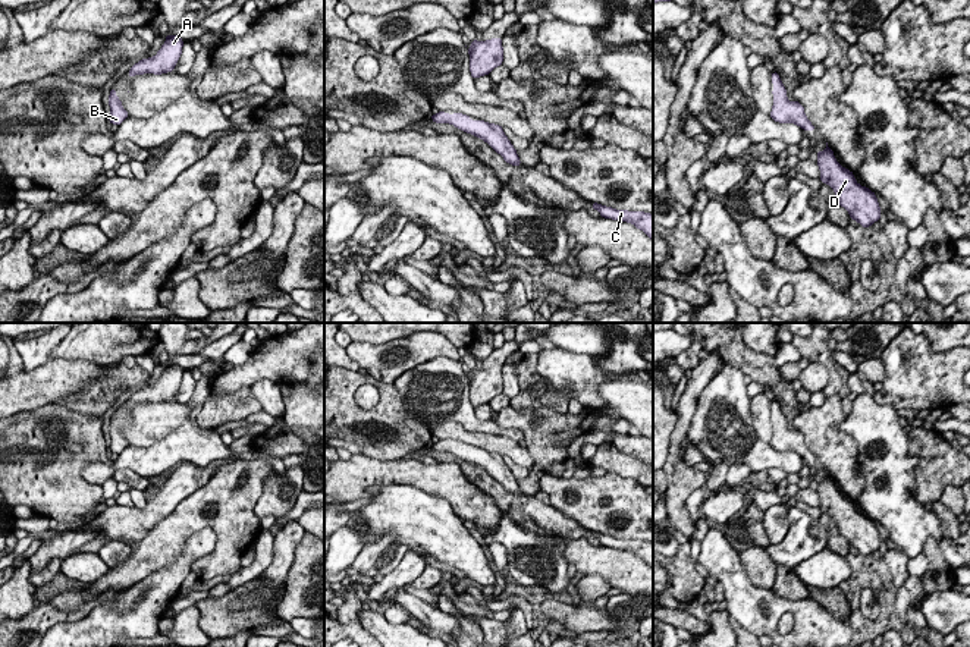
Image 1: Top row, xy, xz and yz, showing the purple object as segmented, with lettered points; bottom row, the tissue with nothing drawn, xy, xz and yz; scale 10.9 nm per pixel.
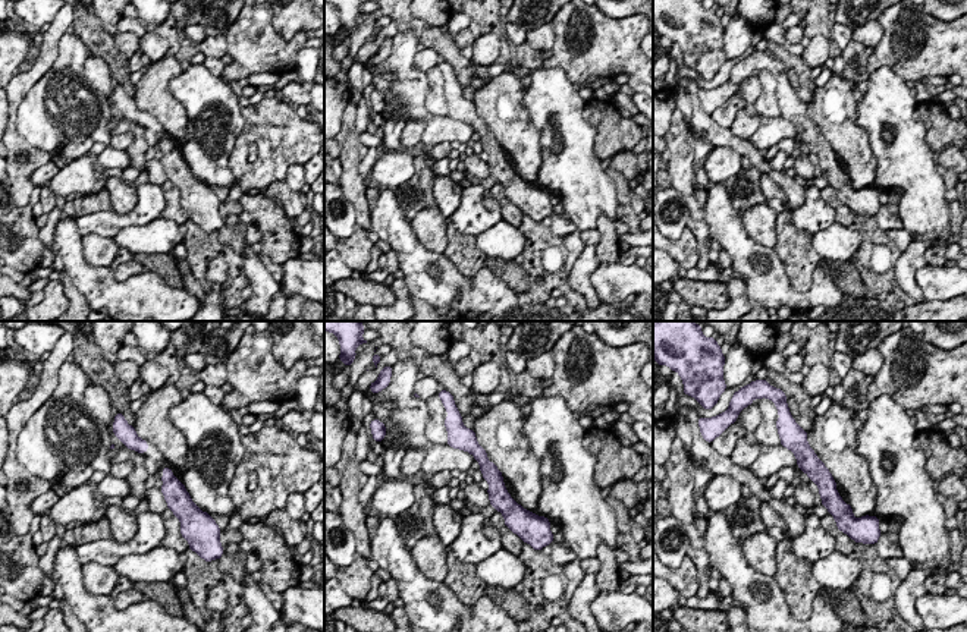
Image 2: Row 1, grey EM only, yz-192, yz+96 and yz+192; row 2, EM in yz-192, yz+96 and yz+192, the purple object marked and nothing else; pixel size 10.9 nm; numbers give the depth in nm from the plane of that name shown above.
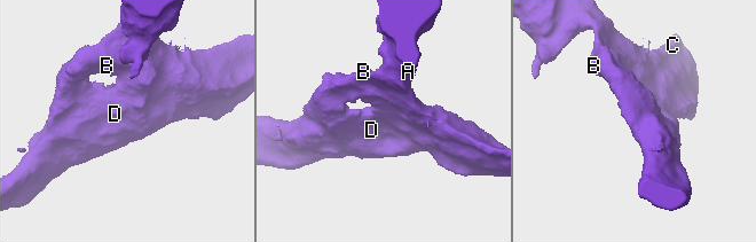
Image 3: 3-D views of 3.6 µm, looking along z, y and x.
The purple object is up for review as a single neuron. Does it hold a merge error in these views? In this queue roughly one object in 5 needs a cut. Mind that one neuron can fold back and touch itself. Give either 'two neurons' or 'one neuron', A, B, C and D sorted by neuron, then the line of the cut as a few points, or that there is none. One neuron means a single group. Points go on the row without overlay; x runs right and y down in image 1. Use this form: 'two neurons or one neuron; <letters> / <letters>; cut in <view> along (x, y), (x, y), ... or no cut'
one neuron; A B C D; no cut

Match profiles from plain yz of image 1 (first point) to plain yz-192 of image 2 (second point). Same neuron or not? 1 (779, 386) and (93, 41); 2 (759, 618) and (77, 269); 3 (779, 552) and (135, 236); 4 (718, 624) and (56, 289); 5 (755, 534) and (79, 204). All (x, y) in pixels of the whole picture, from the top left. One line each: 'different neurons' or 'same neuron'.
1: same neuron
2: same neuron
3: different neurons
4: same neuron
5: same neuron

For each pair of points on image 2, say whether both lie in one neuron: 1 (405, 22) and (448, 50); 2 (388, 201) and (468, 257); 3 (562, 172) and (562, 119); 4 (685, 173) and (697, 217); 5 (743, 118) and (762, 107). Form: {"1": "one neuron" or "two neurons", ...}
{"1": "one neuron", "2": "two neurons", "3": "one neuron", "4": "one neuron", "5": "two neurons"}

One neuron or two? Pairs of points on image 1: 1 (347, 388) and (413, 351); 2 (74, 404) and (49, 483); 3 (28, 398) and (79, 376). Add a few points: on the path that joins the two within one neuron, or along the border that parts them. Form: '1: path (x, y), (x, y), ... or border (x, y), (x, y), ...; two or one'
1: border (367, 373), (380, 382), (392, 383); two
2: border (56, 402), (100, 418); two
3: path (41, 386), (57, 377), (66, 377); one

